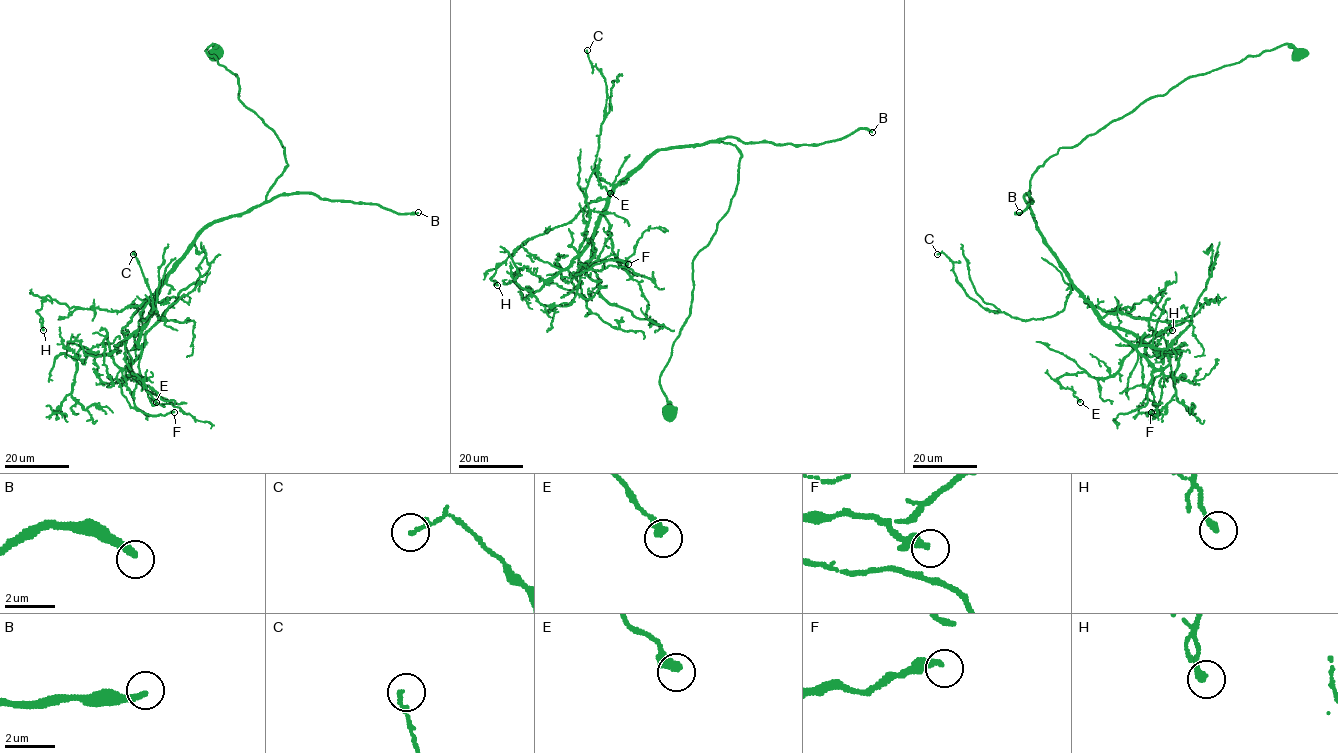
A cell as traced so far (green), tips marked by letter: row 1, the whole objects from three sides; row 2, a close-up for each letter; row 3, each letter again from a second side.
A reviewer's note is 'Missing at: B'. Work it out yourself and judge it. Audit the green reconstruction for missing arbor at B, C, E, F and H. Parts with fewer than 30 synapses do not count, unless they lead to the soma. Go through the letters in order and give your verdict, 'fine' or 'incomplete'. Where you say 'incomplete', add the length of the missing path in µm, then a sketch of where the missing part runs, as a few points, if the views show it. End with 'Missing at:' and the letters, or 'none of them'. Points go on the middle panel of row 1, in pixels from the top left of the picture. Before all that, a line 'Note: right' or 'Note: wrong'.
Note: right
B: incomplete; missing 90 µm
C: fine
E: fine
F: fine
H: fine
Missing at: B

